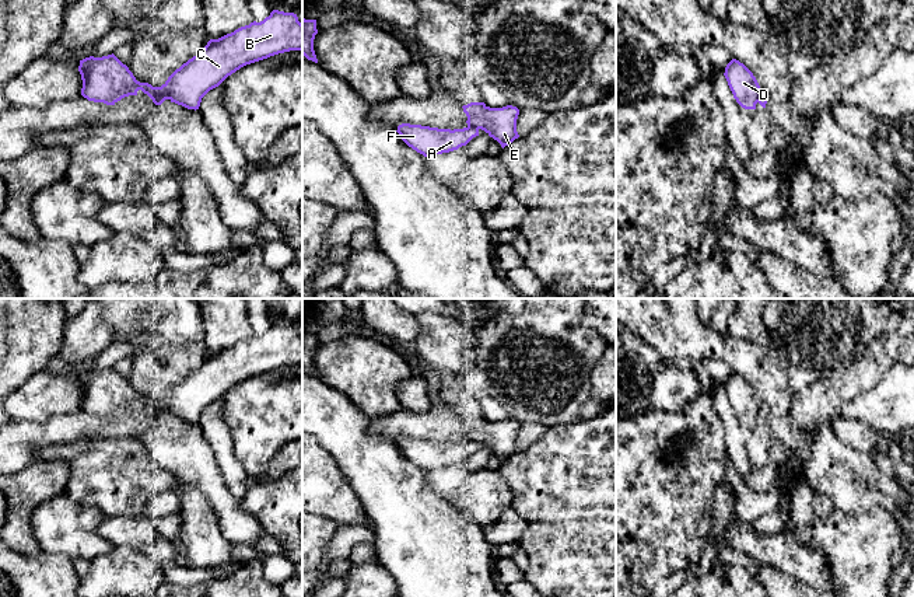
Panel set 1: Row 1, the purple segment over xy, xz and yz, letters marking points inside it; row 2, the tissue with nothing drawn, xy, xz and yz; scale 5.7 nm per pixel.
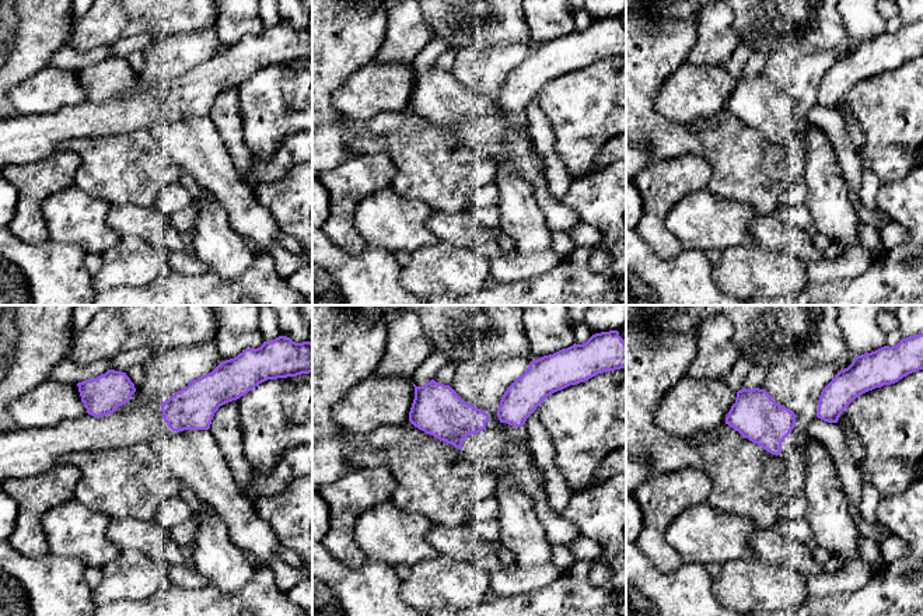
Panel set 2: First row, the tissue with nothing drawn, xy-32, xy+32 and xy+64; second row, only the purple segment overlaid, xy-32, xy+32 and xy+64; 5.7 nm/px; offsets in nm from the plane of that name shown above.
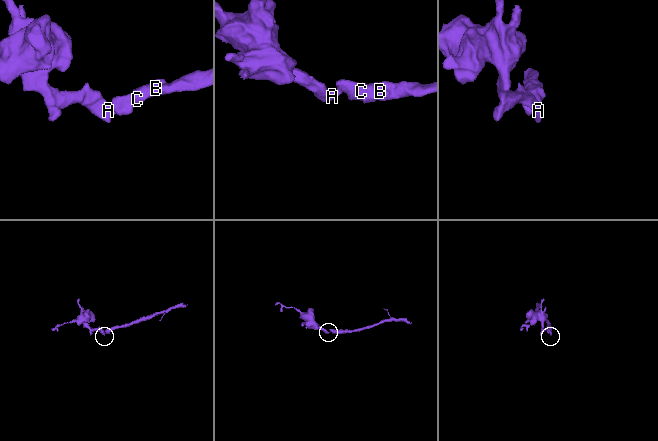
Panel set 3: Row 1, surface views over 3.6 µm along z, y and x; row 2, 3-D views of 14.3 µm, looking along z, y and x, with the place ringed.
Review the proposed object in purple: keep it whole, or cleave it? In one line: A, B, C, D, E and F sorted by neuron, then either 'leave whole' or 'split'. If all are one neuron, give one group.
A F / B C D E; split

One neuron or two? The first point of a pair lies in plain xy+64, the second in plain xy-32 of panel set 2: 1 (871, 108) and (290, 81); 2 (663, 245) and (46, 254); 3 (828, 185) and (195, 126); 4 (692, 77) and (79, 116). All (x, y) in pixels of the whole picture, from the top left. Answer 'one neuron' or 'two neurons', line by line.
1: one neuron
2: two neurons
3: two neurons
4: two neurons

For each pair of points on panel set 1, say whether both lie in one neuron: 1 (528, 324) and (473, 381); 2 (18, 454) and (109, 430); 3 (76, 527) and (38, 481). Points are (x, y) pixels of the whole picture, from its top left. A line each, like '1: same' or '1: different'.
1: same
2: same
3: different

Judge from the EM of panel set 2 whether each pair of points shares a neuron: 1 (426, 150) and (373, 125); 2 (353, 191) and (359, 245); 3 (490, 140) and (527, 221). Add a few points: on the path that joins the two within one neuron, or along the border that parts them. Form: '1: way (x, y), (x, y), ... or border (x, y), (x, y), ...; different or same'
1: border (419, 119), (411, 119), (387, 133), (356, 135); different
2: way (345, 205), (345, 231); same
3: border (496, 163), (507, 157), (510, 165), (525, 181); different

